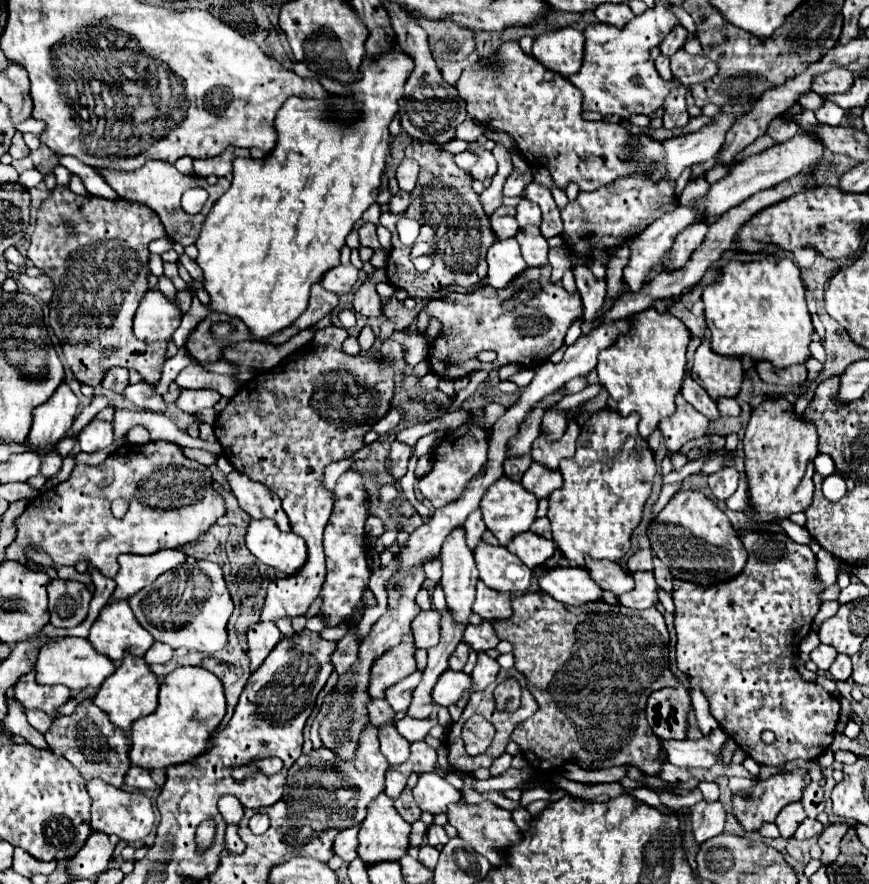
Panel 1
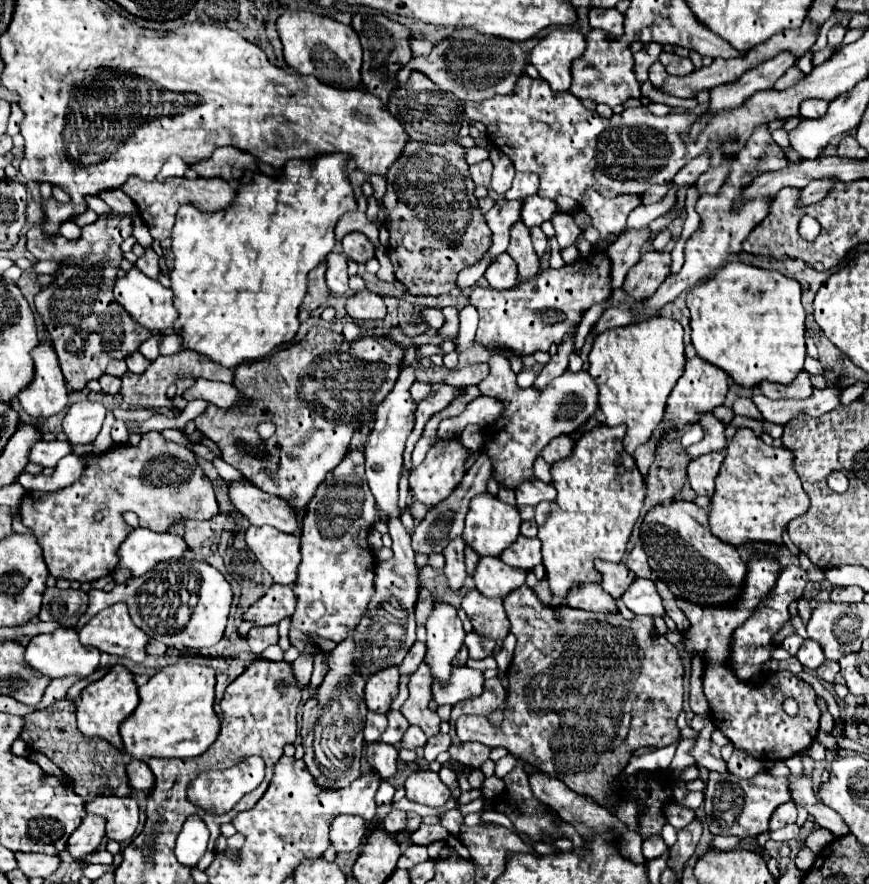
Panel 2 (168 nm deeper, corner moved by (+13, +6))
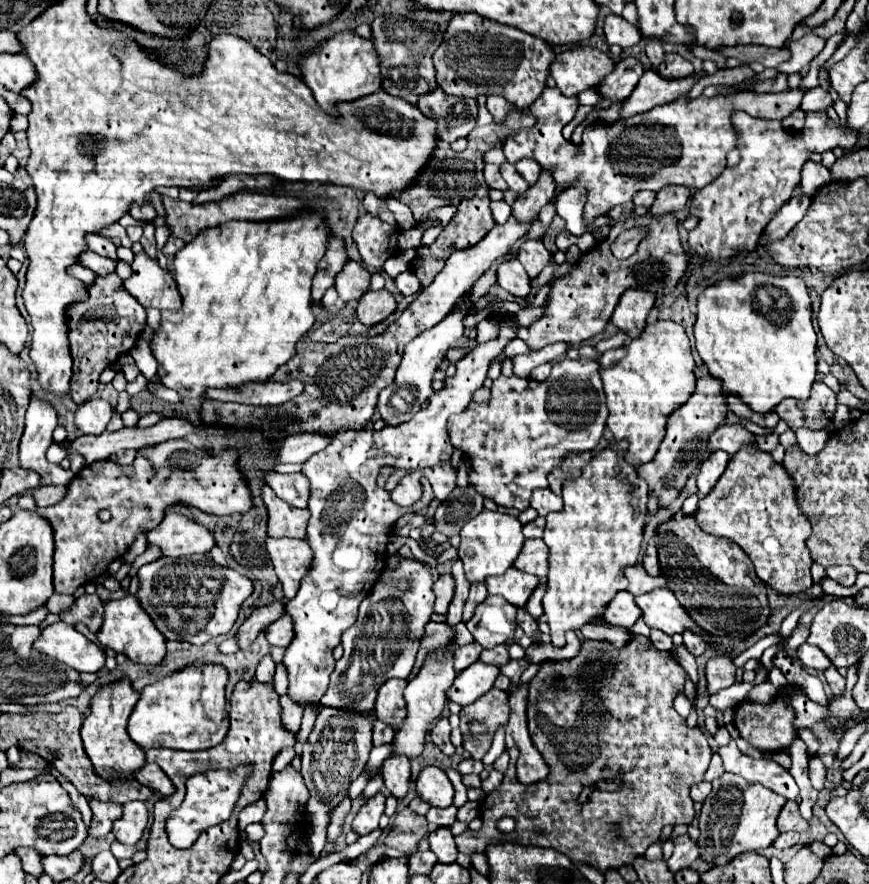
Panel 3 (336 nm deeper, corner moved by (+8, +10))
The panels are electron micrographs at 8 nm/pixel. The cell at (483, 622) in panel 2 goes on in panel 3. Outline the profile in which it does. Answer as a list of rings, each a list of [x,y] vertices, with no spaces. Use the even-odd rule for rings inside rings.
[[[488,595],[486,601],[478,605],[466,627],[484,649],[492,649],[514,639],[516,607],[512,607],[504,597]]]

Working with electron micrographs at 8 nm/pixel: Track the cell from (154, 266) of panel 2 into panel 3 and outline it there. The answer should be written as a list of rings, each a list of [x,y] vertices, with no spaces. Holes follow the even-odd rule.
[[[144,225],[144,235],[142,235],[142,239],[140,239],[140,243],[142,243],[142,247],[144,247],[144,251],[146,253],[150,253],[150,255],[154,255],[156,257],[156,241],[154,241],[154,225]]]

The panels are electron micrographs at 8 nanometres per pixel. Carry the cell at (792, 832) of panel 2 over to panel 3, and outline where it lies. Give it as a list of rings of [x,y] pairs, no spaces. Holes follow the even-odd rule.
[[[790,831],[787,833],[781,833],[773,845],[776,848],[788,848],[792,847],[792,845],[798,845],[800,843],[800,834],[794,831]]]

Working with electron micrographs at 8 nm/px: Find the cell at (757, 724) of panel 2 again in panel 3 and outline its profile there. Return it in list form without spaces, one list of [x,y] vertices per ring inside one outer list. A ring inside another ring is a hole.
[[[786,695],[776,697],[768,705],[742,701],[736,707],[734,725],[742,739],[752,743],[762,753],[776,753],[786,749],[794,737],[796,729],[792,725],[794,711]]]

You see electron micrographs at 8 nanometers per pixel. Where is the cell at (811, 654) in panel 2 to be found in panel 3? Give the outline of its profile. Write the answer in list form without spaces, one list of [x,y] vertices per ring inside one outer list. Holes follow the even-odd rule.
[[[802,643],[798,647],[798,659],[802,665],[812,667],[812,669],[820,669],[820,671],[824,671],[828,665],[832,665],[832,663],[828,663],[828,657],[818,647],[812,647],[808,643]]]

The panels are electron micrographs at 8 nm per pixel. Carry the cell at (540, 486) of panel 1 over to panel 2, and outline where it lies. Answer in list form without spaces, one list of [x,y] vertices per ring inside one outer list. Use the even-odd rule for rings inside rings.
[[[537,477],[535,479],[527,479],[523,481],[517,489],[515,489],[515,495],[517,495],[517,505],[537,505],[539,501],[551,501],[555,499],[557,491],[553,487],[553,483],[543,483],[539,481]]]

